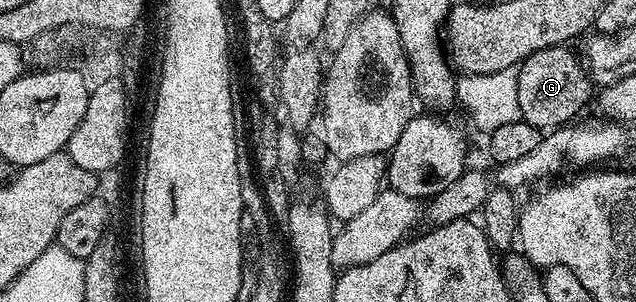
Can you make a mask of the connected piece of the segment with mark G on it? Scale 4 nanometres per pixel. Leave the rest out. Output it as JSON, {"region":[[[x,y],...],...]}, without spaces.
{"region":[[[569,46],[549,47],[548,49],[540,49],[536,53],[528,56],[518,67],[519,85],[517,86],[517,96],[519,98],[519,113],[522,120],[528,125],[539,129],[553,129],[556,127],[565,127],[571,121],[577,120],[578,115],[586,107],[586,102],[591,102],[592,82],[583,60],[570,52]]]}

